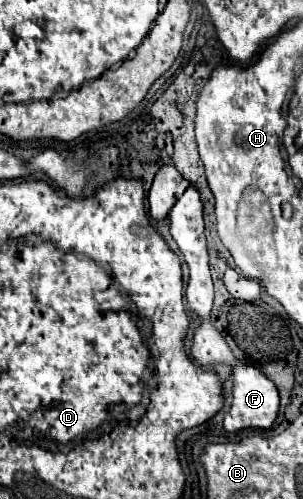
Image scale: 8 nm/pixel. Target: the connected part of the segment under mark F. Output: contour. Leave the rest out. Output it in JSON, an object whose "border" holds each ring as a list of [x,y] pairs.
{"border":[[[235,365],[233,373],[233,405],[225,415],[225,431],[241,431],[241,429],[269,429],[279,413],[279,393],[273,381],[269,381],[259,369],[251,365]]]}

